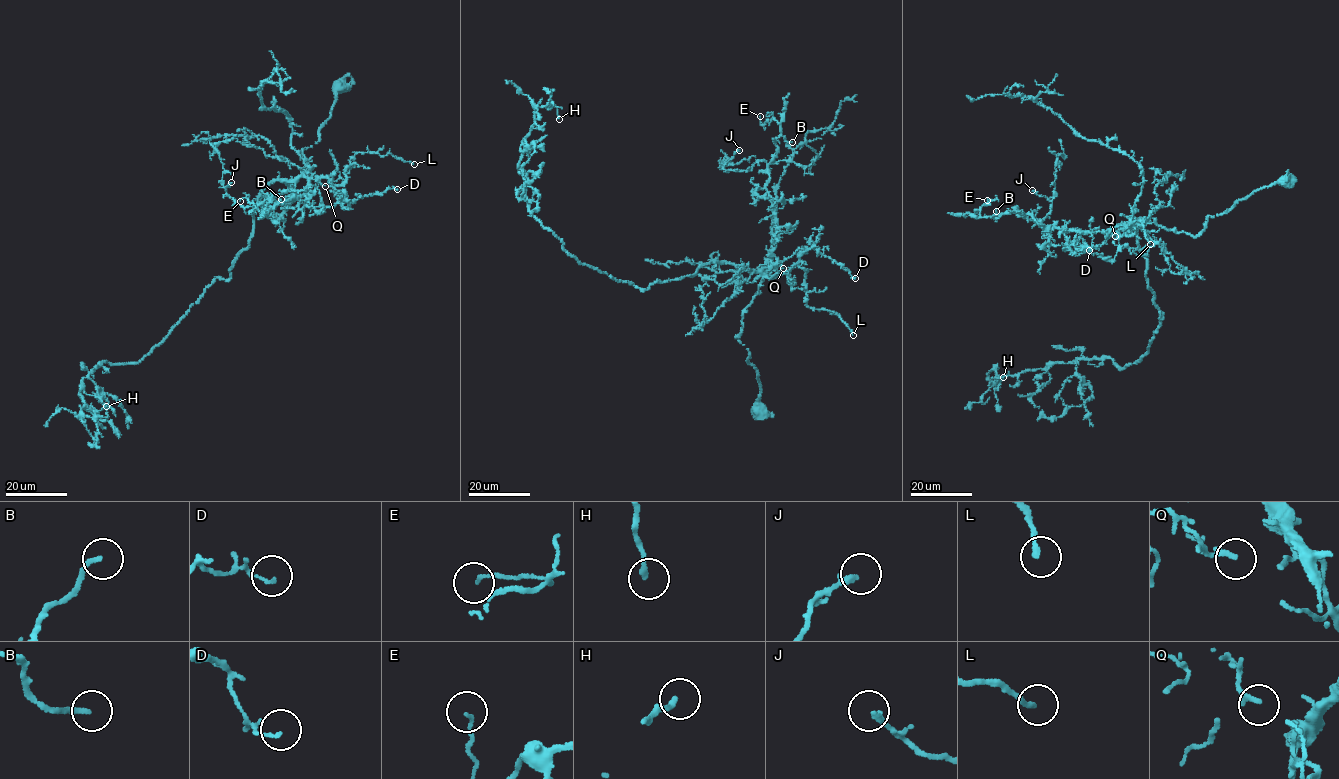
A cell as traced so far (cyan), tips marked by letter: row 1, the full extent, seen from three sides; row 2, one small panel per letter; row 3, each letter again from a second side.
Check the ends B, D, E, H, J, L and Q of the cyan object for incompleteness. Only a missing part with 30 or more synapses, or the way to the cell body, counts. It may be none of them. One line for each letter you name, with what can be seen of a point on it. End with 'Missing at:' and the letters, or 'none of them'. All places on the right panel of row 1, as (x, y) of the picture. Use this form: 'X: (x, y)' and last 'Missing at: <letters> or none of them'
Missing at: none of them

